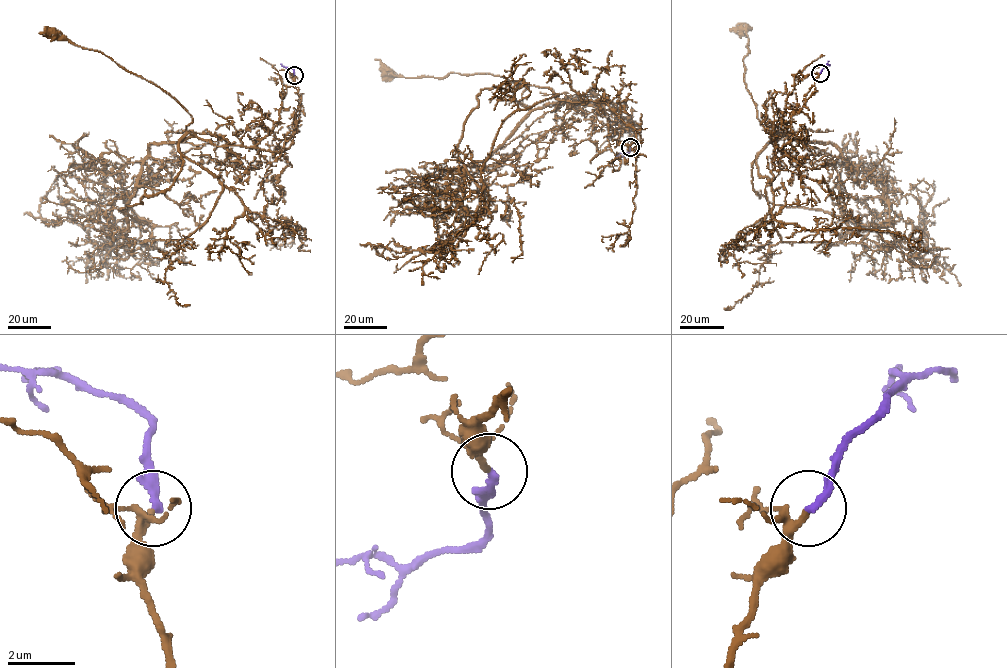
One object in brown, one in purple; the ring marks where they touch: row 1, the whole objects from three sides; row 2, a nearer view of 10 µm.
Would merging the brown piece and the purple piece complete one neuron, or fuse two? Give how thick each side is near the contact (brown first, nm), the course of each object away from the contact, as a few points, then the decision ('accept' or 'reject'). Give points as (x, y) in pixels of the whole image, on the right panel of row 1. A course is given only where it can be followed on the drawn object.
calibres 140 and 240 nm; course brown (820, 73), (792, 113), (782, 151), (746, 89), (742, 27); course purple (820, 73), (828, 61); accept

